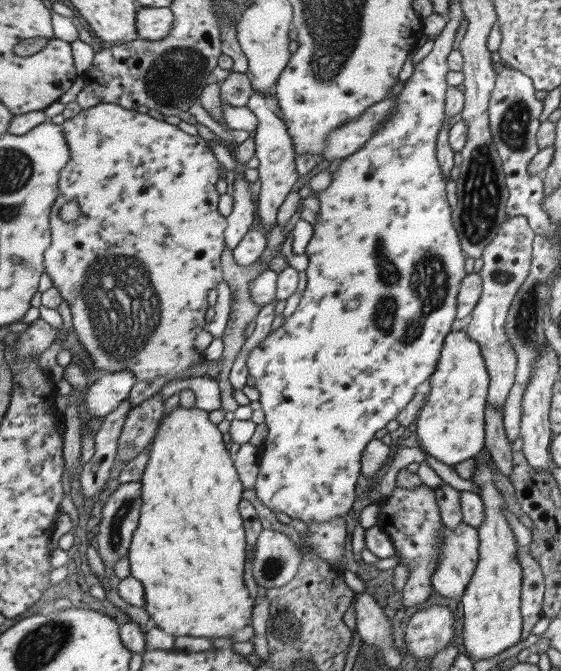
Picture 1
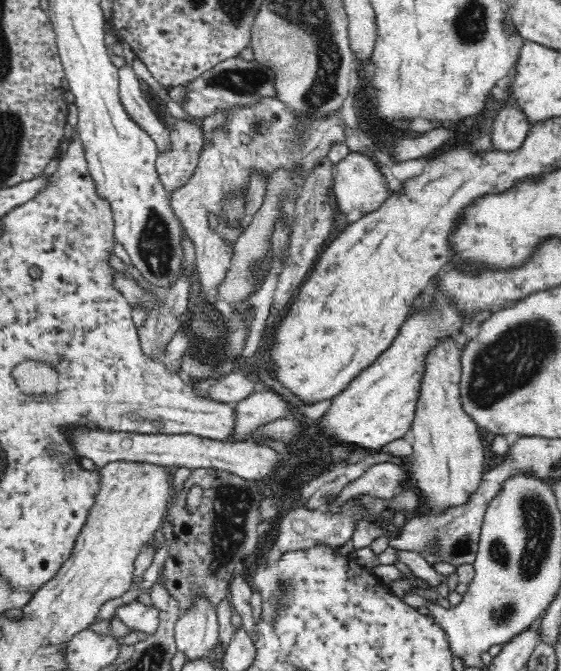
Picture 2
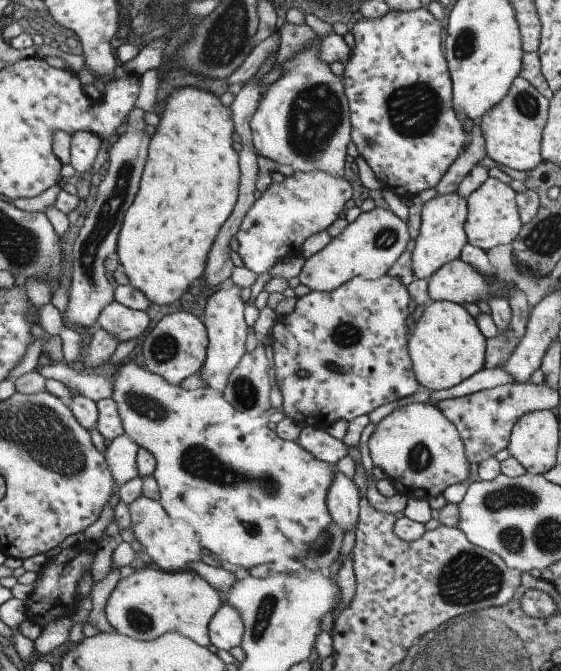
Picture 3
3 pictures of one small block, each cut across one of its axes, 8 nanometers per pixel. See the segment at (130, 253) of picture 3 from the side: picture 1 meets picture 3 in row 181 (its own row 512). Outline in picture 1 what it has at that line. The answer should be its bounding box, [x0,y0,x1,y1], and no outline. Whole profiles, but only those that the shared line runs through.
[129,406,254,641]

